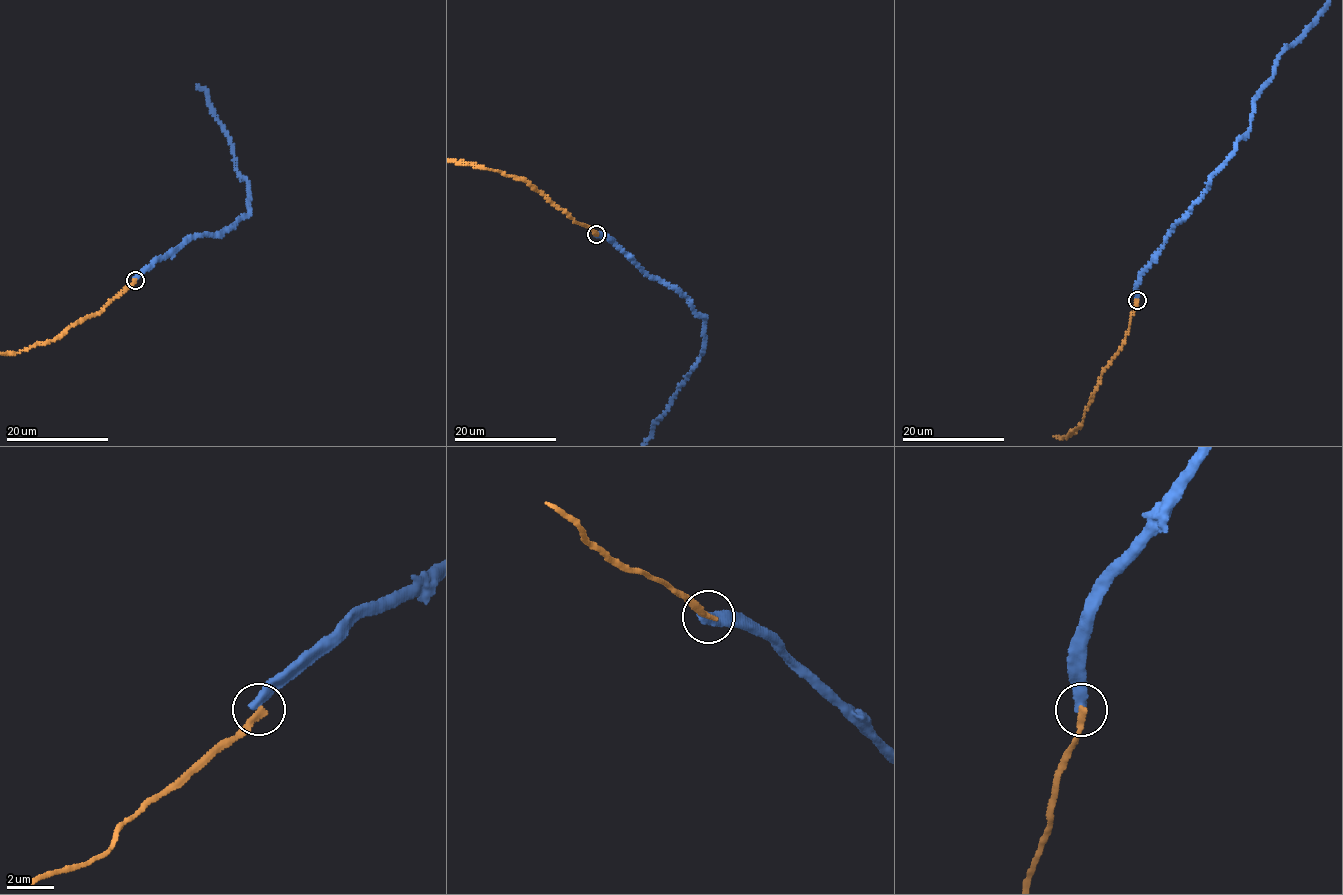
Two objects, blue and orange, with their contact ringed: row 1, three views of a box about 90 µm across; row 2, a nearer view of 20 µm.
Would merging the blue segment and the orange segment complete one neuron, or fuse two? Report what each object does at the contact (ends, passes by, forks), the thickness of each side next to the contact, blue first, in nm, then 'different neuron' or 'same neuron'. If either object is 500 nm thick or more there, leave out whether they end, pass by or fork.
blue ends; orange ends; calibres 460 and 240 nm; different neuron

